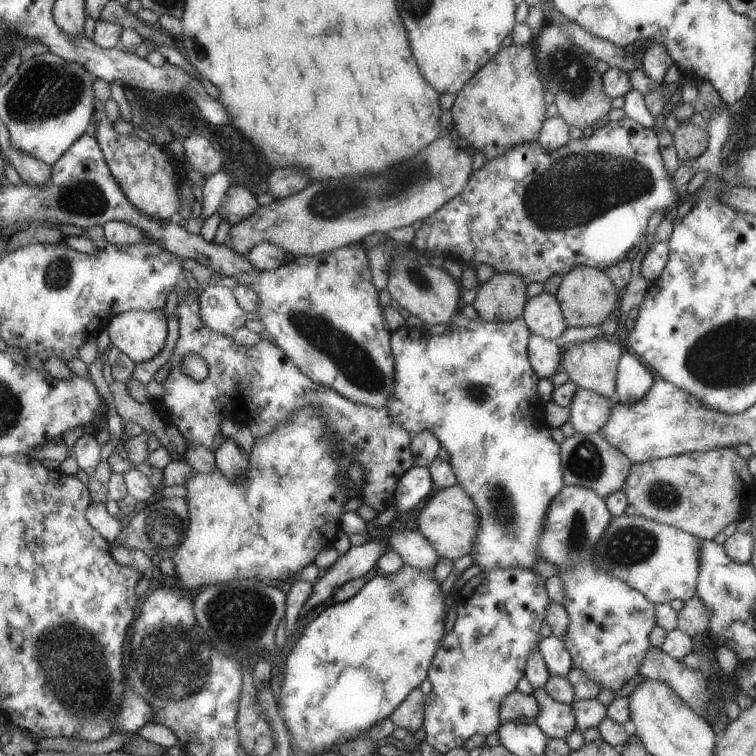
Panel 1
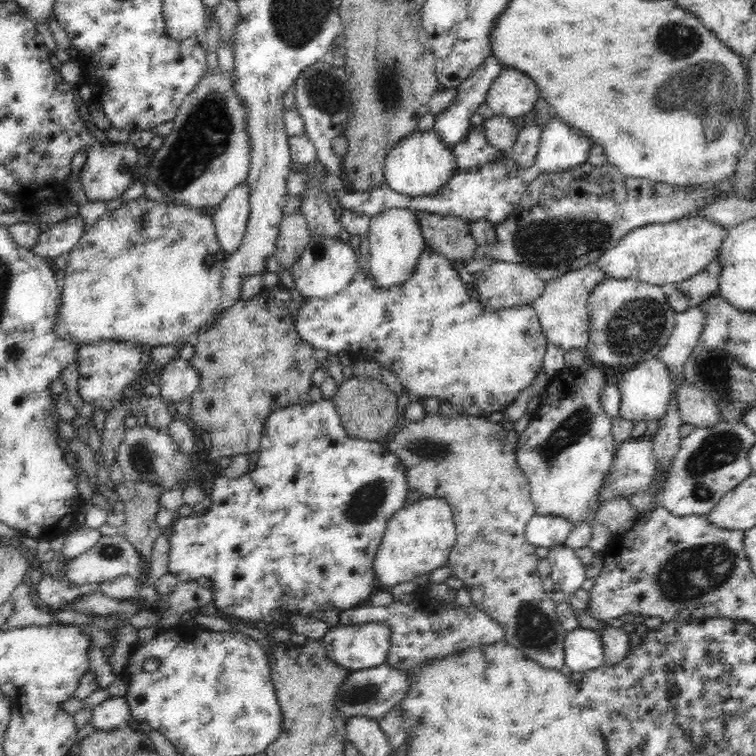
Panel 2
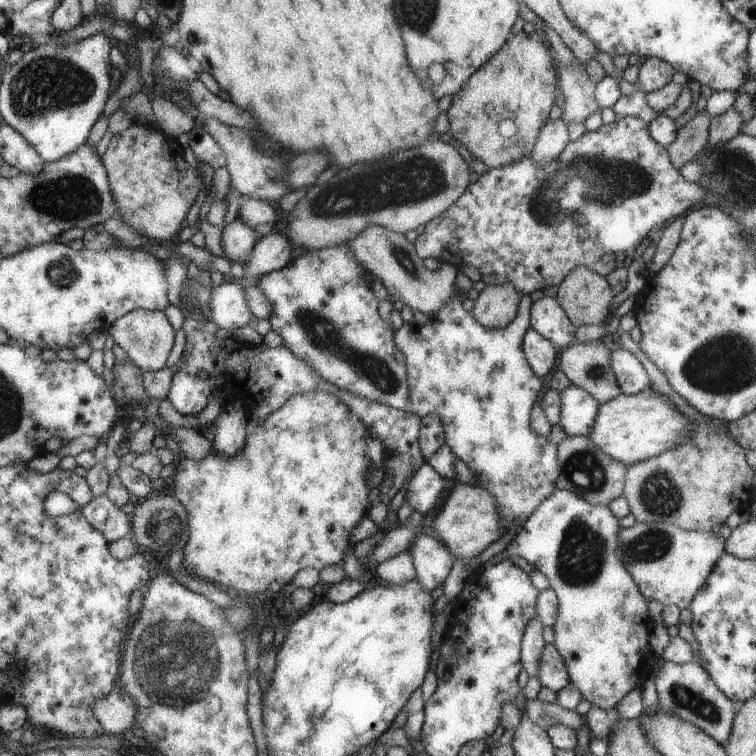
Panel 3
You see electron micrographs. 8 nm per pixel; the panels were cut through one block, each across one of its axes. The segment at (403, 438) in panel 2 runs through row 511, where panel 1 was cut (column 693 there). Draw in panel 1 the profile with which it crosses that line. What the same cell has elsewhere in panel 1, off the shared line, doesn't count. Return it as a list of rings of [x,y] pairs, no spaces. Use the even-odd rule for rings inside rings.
[[[731,448],[632,463],[623,492],[628,496],[630,506],[634,506],[636,515],[683,529],[684,532],[691,533],[701,540],[714,540],[730,522],[738,523],[738,518],[744,516],[746,506],[750,502],[755,502],[748,498],[748,496],[755,496],[754,480],[748,472],[748,464],[746,460],[742,460],[742,456],[738,456],[737,449]]]

